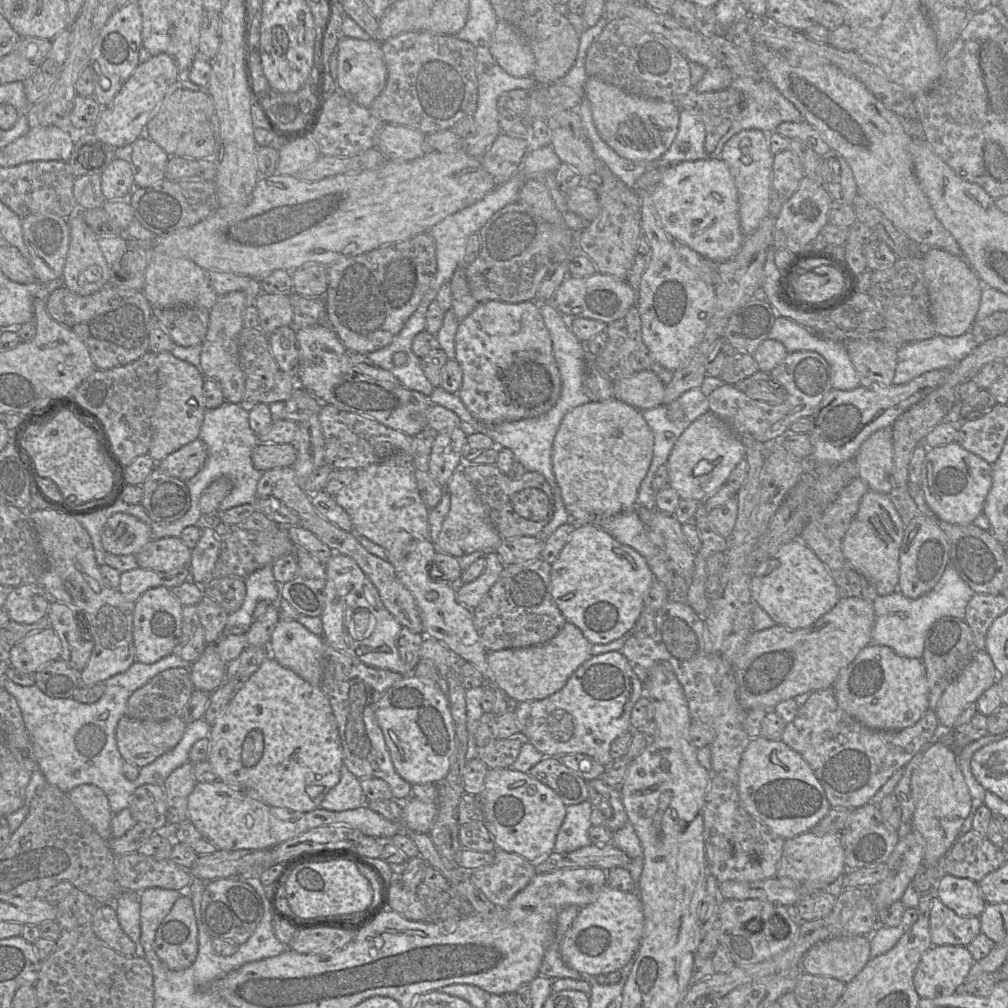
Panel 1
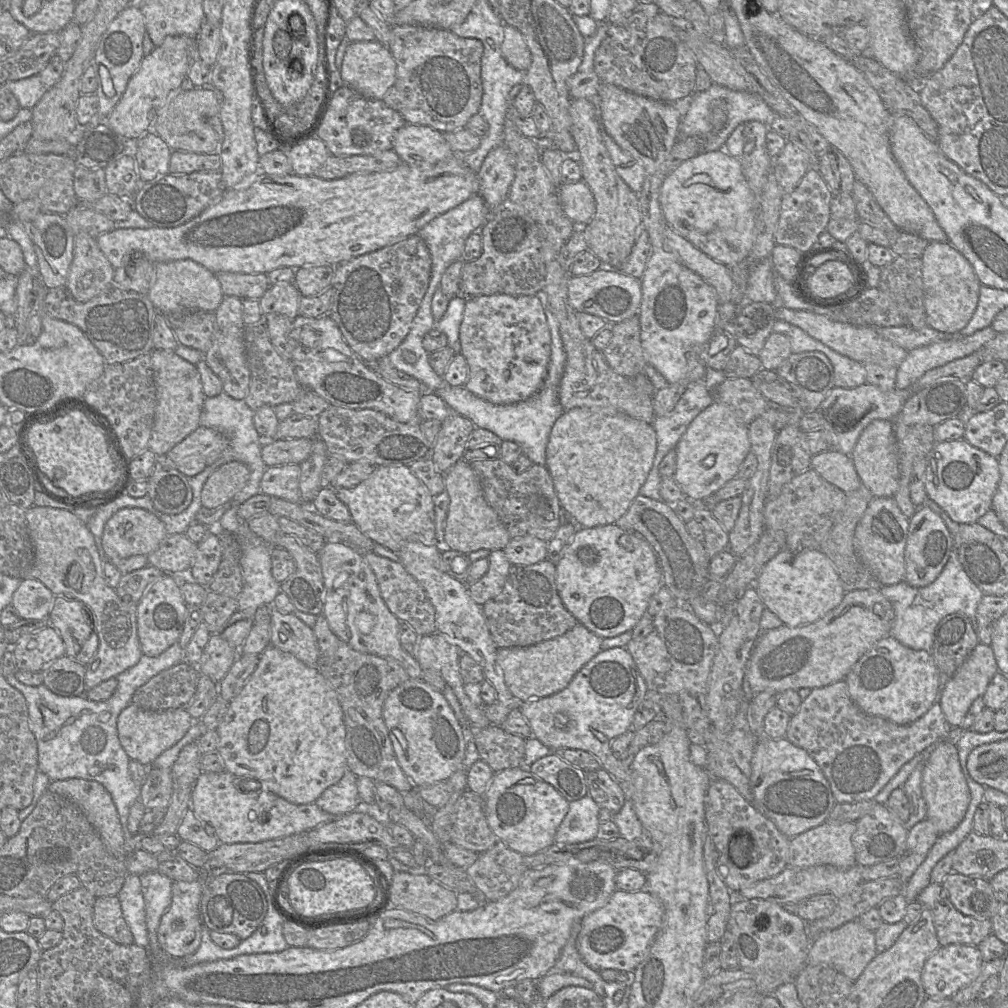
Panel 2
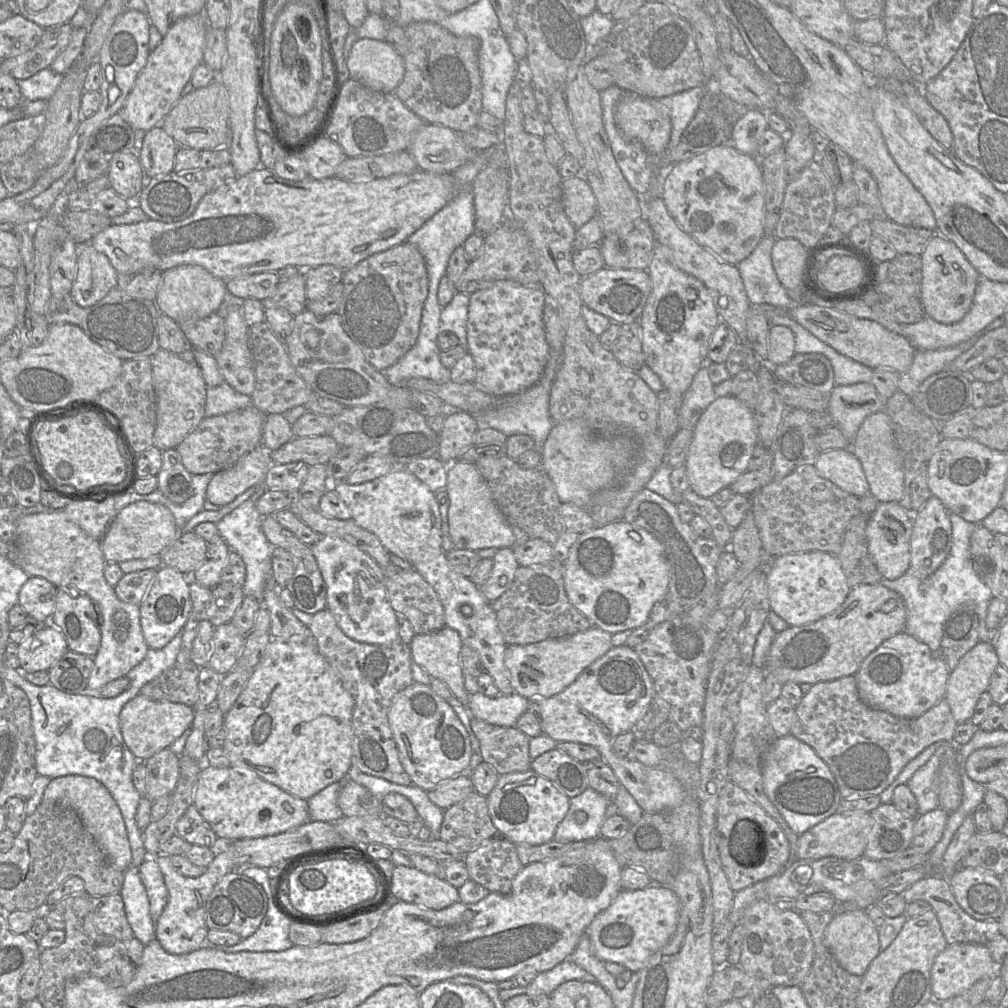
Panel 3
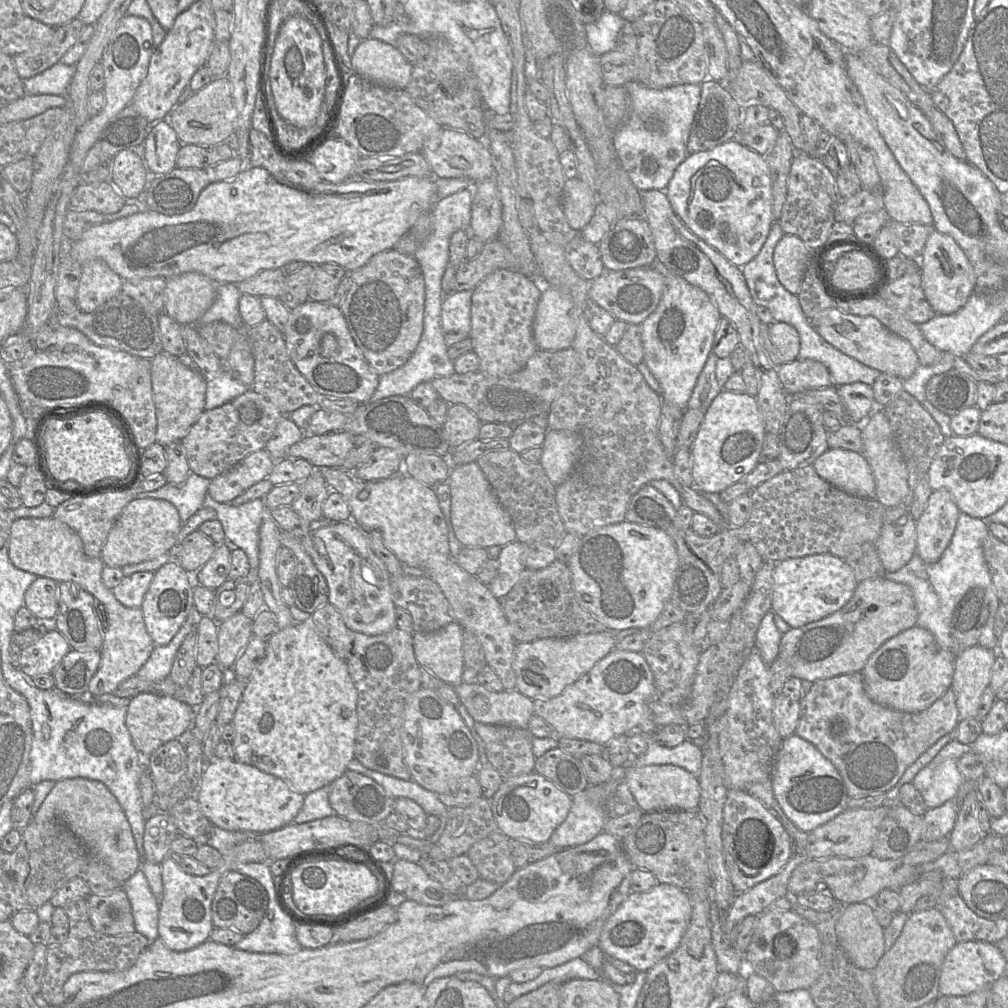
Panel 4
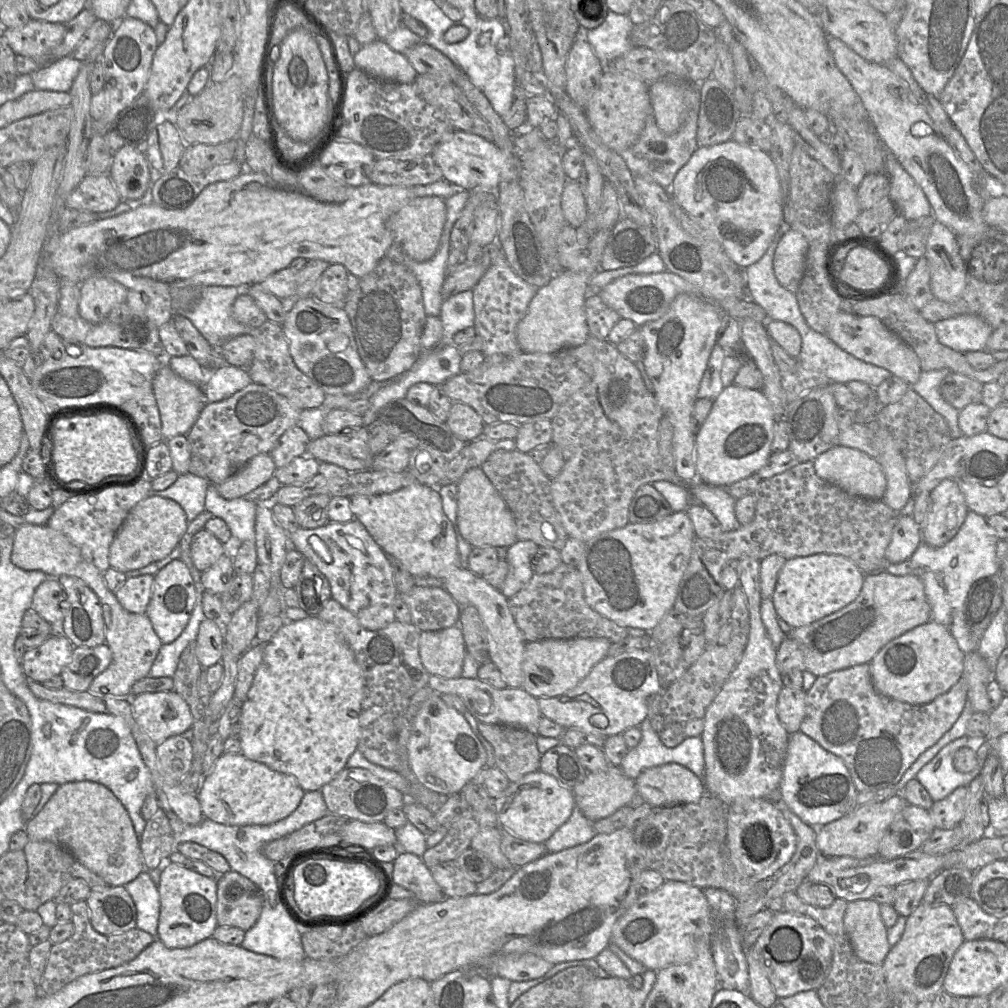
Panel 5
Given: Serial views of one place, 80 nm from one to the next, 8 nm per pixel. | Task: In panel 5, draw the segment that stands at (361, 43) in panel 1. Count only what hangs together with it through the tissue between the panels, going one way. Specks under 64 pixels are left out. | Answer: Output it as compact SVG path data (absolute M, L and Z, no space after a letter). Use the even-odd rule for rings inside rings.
M380 39L362 45L353 60L356 68L384 81L409 84L418 75L403 53L392 50Z

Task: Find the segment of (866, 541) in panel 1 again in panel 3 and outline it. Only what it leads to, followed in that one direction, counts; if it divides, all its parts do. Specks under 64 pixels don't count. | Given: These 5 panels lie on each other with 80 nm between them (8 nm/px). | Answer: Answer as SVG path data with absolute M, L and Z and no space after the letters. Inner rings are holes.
M881 502L866 525L869 553L883 578L895 580L910 568L913 517L899 502Z

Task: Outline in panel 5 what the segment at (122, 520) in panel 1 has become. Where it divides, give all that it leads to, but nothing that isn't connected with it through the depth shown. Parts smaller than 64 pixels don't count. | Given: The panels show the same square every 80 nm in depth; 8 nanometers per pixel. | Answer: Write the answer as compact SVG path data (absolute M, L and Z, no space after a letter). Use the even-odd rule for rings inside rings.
M150 495L128 513L109 550L109 565L119 572L141 569L164 559L179 545L188 521L182 507L172 499Z

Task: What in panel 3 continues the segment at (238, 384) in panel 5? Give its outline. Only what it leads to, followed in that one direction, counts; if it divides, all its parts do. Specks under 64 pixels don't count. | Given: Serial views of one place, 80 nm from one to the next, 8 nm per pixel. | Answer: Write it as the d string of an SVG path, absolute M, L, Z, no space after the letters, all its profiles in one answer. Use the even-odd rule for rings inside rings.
M229 384L207 387L204 417L224 415L252 405L250 396L240 394Z

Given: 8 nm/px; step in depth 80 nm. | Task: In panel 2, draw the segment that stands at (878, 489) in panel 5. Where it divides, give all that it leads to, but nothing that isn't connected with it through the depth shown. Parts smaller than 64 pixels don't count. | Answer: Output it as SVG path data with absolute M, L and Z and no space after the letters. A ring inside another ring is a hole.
M830 449L812 456L811 468L845 493L853 492L862 485L851 455L838 450Z

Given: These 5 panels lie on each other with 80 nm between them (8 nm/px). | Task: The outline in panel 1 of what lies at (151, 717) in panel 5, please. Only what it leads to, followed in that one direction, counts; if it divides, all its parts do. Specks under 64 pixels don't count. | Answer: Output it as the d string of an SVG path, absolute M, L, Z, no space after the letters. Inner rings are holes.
M124 715L116 728L117 747L126 761L141 768L172 750L187 726L181 716L150 721Z

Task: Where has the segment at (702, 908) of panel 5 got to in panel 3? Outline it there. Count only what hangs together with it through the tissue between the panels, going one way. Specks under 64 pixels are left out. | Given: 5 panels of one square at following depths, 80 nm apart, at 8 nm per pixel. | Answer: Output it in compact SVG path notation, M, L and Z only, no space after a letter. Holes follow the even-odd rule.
M652 883L643 889L621 890L611 905L592 920L586 934L592 942L594 954L601 961L616 962L627 970L637 972L669 941L676 930L678 917L679 901L675 893L668 885Z

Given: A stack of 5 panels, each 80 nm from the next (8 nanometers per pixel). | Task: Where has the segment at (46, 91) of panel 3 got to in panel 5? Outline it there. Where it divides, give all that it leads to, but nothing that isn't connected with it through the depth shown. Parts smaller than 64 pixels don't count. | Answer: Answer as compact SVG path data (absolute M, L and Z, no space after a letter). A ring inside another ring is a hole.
M72 55L42 65L31 74L35 90L69 92L81 65Z

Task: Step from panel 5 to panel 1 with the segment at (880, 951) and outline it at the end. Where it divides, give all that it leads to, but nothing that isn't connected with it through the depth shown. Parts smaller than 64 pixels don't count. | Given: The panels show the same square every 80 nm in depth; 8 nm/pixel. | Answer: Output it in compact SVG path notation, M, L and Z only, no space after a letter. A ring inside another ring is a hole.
M841 936L814 944L803 956L801 969L847 984L870 959L870 936Z

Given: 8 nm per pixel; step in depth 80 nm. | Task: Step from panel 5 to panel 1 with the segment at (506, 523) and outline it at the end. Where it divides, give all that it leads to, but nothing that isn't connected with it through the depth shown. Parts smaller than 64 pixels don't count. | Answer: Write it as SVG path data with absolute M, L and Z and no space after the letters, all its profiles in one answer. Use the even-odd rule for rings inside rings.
M462 467L458 468L449 479L446 492L450 494L450 509L434 543L437 551L456 558L479 550L495 551L502 542L502 538L492 526L478 491L467 478Z

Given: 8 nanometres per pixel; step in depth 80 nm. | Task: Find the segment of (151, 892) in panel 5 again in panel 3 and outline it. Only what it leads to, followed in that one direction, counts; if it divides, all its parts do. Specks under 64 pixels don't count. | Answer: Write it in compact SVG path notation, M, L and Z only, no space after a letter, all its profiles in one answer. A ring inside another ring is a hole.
M131 866L125 871L120 895L134 937L143 945L148 945L156 938L156 927L150 914L150 903L140 878L139 867Z

